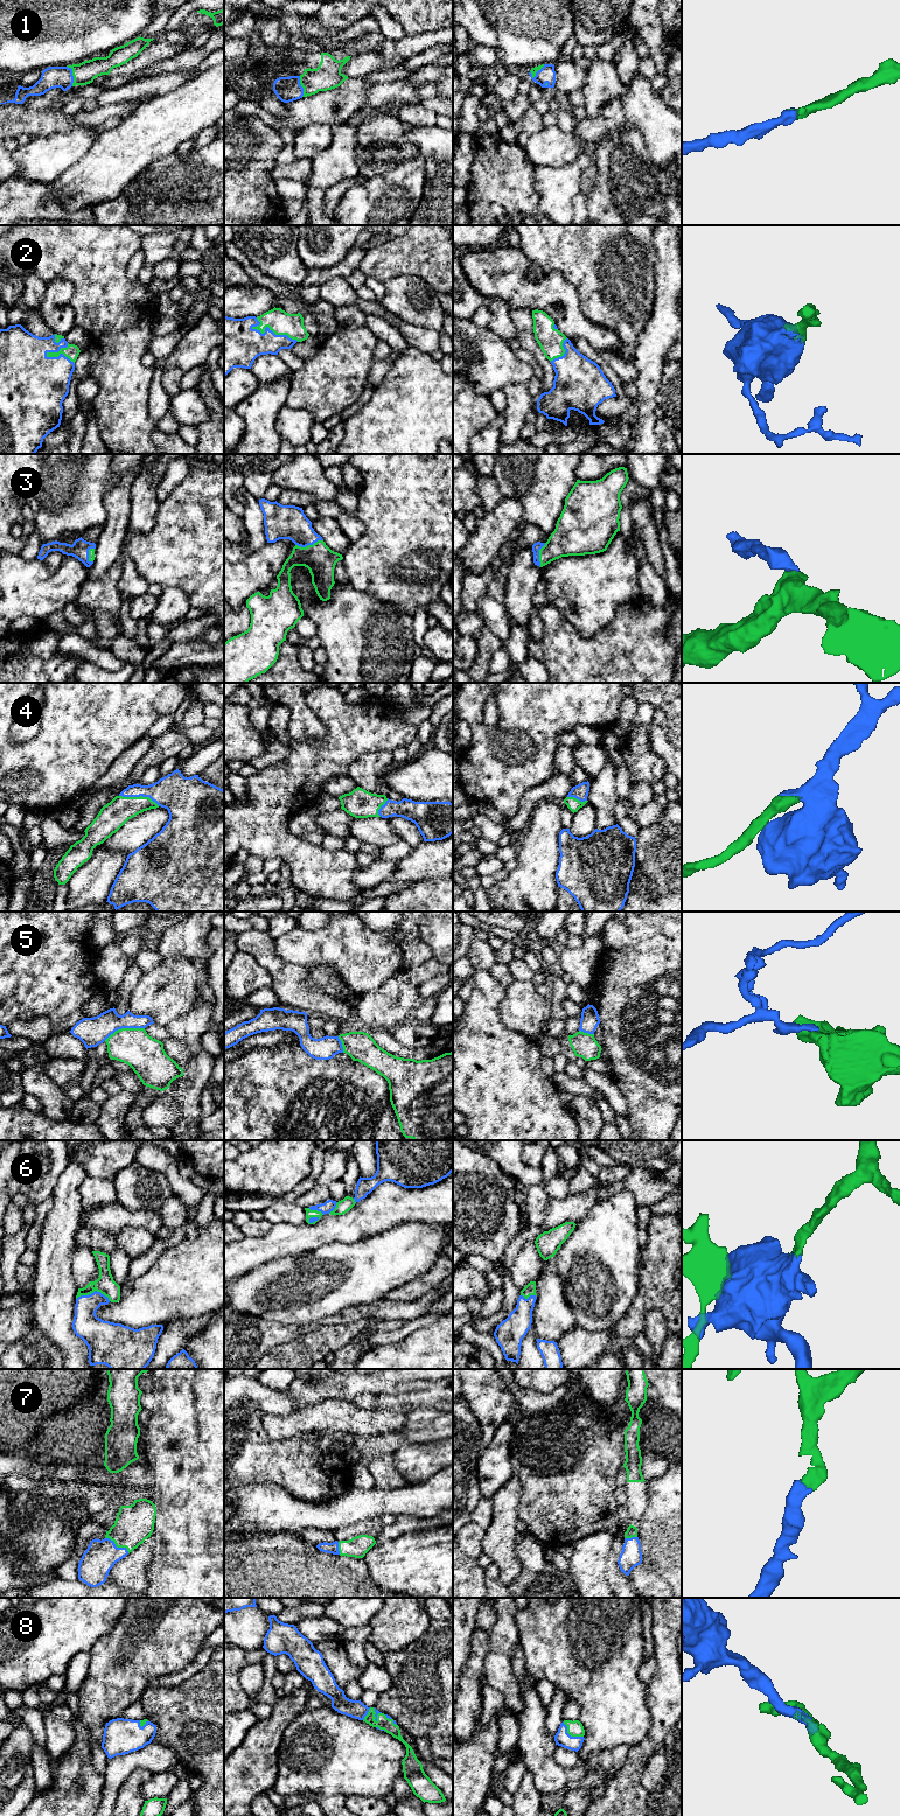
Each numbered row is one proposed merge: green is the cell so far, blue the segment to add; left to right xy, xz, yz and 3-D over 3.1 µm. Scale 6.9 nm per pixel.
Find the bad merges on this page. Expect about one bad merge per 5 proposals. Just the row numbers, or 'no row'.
5

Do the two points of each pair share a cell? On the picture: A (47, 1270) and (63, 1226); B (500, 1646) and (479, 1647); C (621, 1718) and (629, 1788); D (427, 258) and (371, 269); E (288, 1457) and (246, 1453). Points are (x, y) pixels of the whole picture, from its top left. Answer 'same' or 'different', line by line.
A: same
B: different
C: different
D: same
E: same

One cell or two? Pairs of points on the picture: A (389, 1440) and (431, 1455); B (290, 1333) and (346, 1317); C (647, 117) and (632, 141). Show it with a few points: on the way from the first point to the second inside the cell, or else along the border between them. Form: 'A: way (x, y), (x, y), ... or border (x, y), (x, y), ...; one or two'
A: border (430, 1441), (406, 1443), (393, 1454); two
B: way (304, 1328), (332, 1321); one
C: border (629, 124), (641, 134), (647, 152), (650, 155); two

